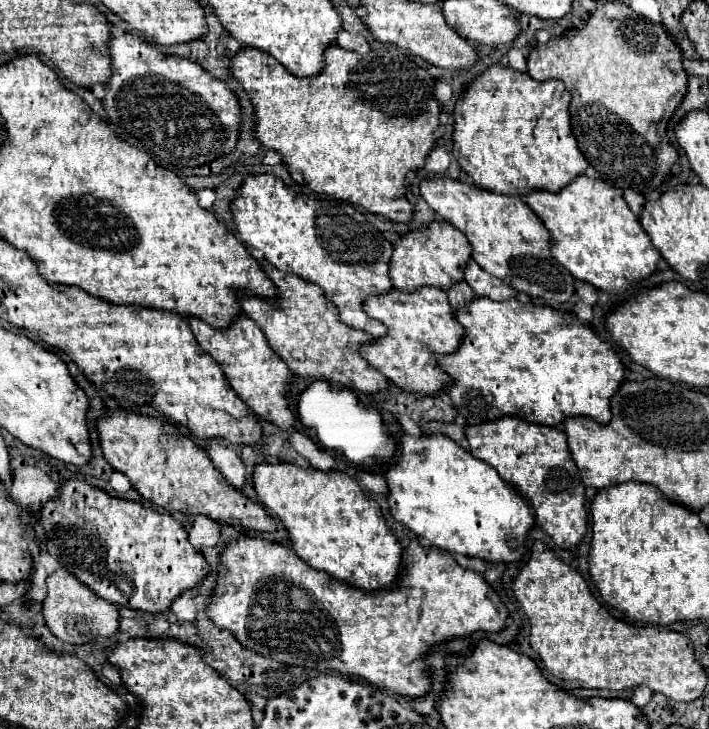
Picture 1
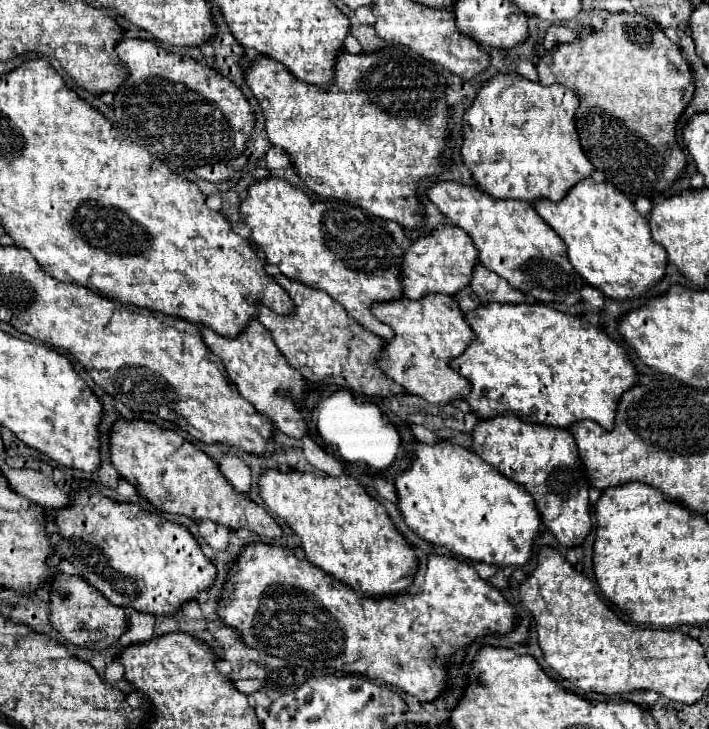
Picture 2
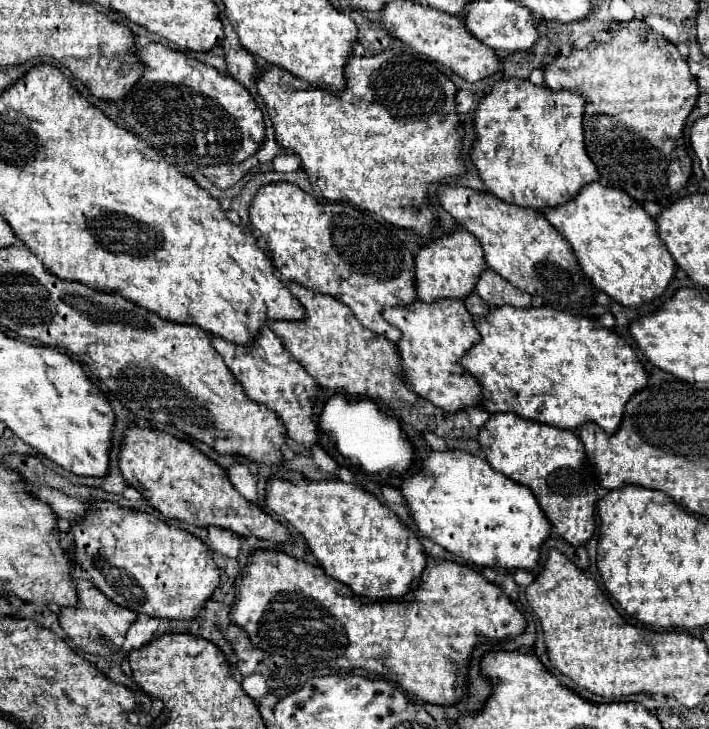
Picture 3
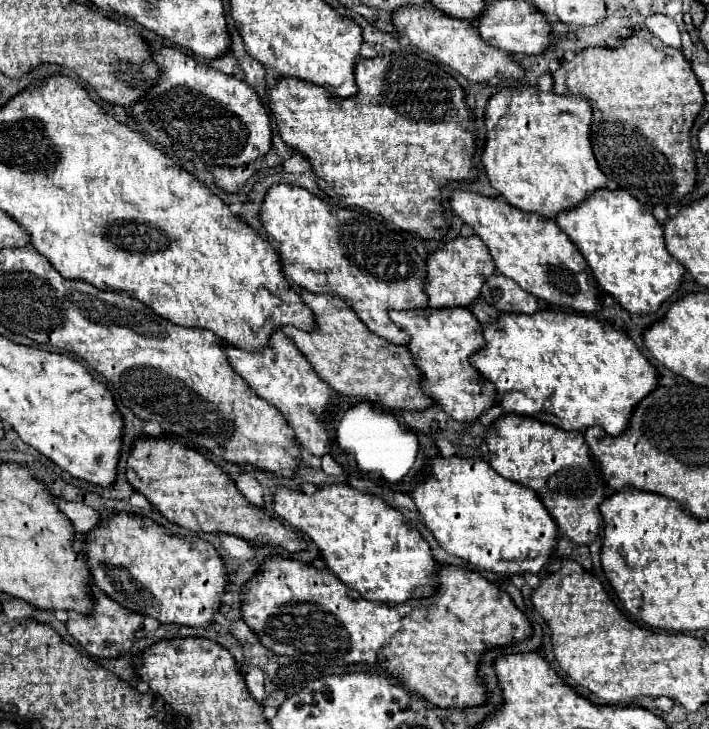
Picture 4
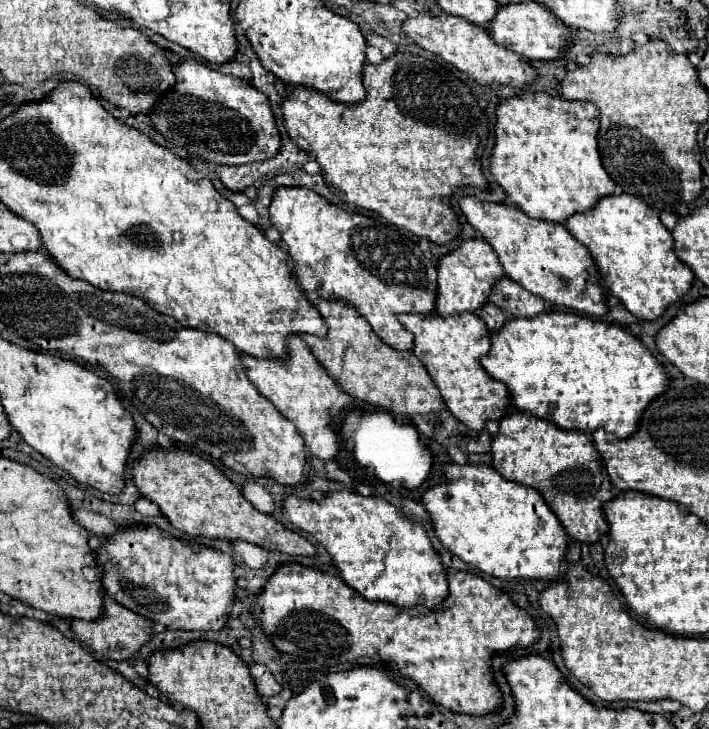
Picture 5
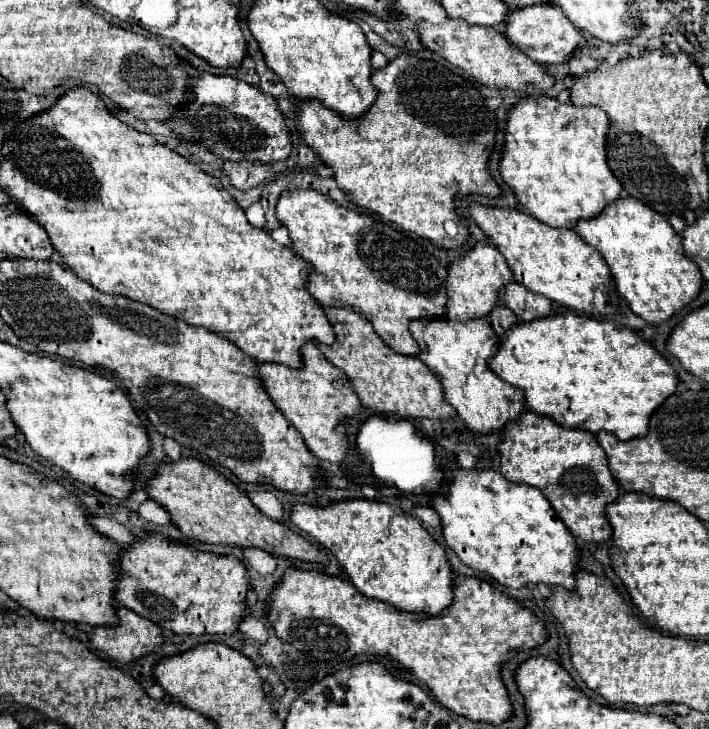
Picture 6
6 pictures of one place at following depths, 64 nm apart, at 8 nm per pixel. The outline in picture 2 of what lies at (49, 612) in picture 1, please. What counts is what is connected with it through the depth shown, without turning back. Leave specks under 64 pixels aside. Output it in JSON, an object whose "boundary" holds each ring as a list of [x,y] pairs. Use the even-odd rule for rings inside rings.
{"boundary":[[[58,572],[50,586],[50,624],[72,644],[82,648],[108,648],[118,642],[120,634],[126,630],[126,612],[120,606],[110,604],[98,590],[78,576],[68,576]]]}

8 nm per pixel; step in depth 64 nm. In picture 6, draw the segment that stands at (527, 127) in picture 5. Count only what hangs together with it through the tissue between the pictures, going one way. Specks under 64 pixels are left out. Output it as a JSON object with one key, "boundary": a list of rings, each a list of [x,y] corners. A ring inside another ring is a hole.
{"boundary":[[[528,96],[518,100],[506,112],[504,128],[504,148],[500,154],[498,172],[502,180],[512,188],[516,200],[524,206],[528,214],[552,228],[572,228],[580,218],[598,216],[606,204],[618,200],[622,186],[608,170],[604,138],[608,130],[608,116],[604,110],[594,106],[574,106],[562,104],[550,96]]]}

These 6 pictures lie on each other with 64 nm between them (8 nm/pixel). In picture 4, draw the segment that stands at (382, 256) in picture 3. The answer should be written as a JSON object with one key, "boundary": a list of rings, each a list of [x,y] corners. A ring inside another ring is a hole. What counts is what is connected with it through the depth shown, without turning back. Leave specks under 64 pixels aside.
{"boundary":[[[276,184],[268,188],[262,204],[260,204],[260,222],[276,244],[276,250],[282,260],[284,276],[288,282],[314,292],[314,294],[332,294],[342,298],[352,306],[358,318],[378,336],[392,344],[408,344],[408,334],[402,332],[390,318],[388,310],[410,310],[410,308],[426,308],[426,294],[422,288],[422,278],[426,276],[424,256],[412,244],[408,232],[398,230],[390,222],[380,218],[362,214],[352,208],[340,208],[334,204],[324,202],[320,196],[310,194],[304,188],[290,186],[290,184]]]}

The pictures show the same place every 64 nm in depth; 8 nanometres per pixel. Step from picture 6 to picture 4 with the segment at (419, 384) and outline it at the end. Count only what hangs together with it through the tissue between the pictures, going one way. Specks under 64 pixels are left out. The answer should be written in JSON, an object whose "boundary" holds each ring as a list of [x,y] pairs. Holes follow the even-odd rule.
{"boundary":[[[300,290],[300,298],[314,312],[316,328],[312,332],[294,326],[280,328],[296,348],[306,356],[314,372],[336,392],[344,396],[368,398],[388,408],[422,410],[432,404],[432,398],[418,388],[420,372],[416,370],[406,346],[390,344],[388,340],[370,332],[356,316],[356,312],[338,296],[310,294]]]}

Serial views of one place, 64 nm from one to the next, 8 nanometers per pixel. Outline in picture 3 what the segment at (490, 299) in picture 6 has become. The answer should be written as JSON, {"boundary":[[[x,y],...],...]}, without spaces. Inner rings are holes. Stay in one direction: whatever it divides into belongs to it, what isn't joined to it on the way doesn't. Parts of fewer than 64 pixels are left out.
{"boundary":[[[452,230],[438,240],[430,240],[414,254],[416,300],[434,302],[436,298],[464,298],[474,290],[480,272],[486,268],[484,252],[478,240],[466,230]]]}

